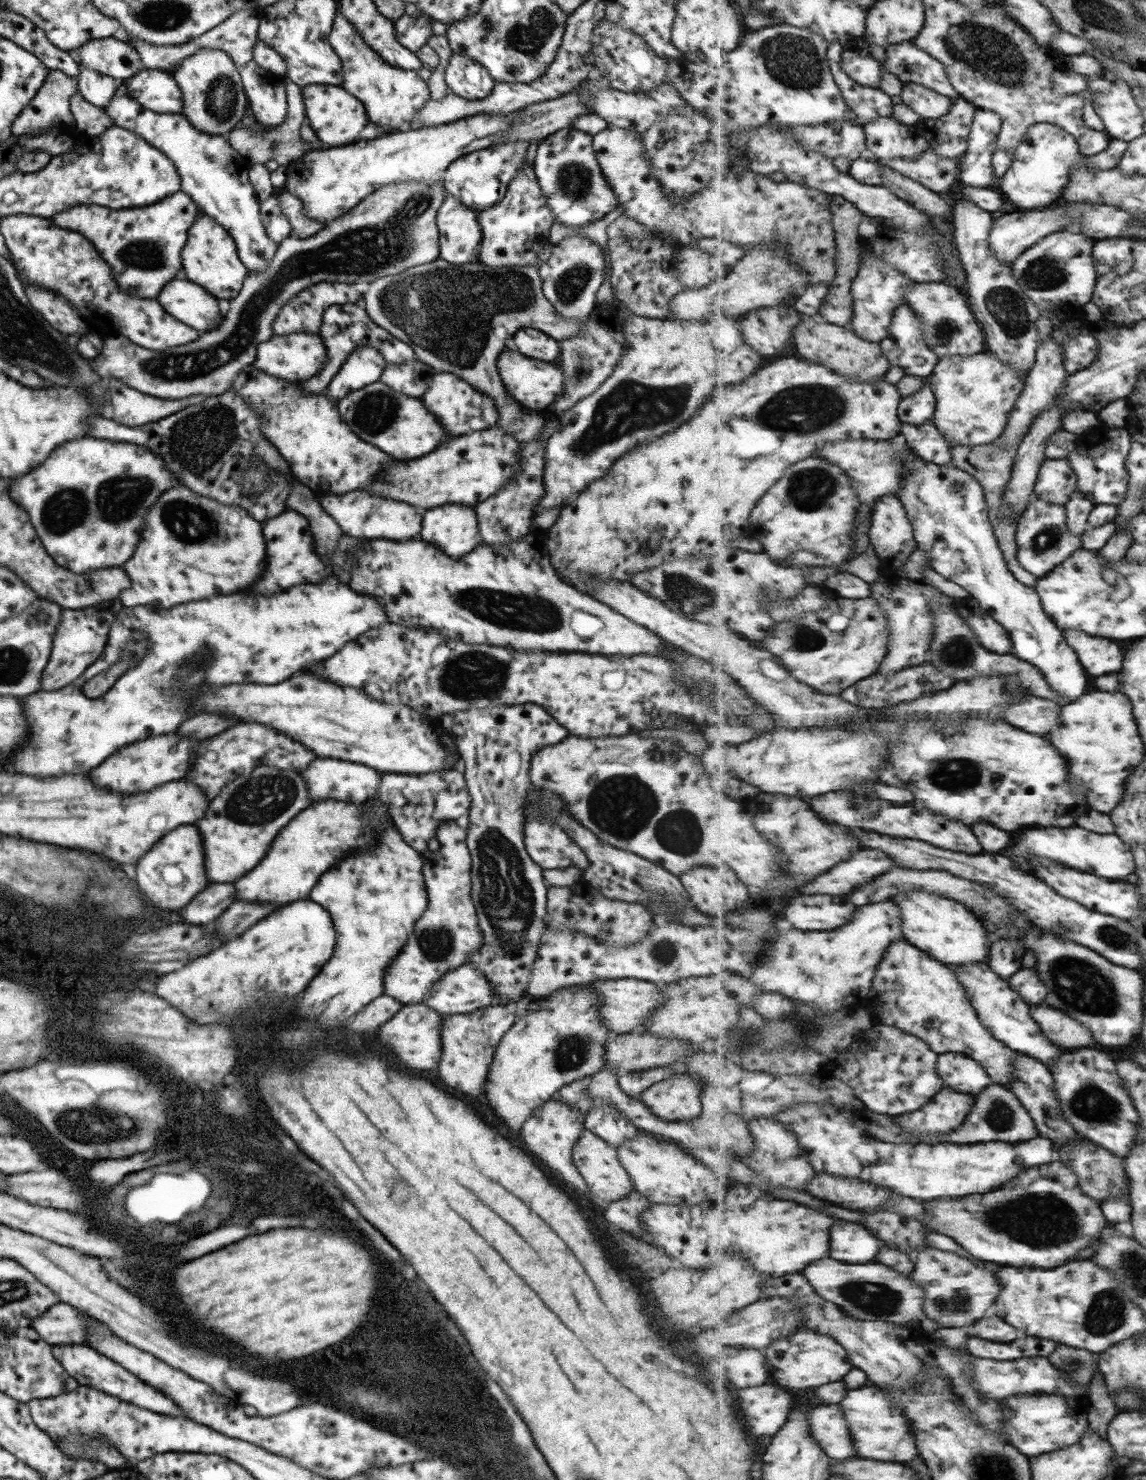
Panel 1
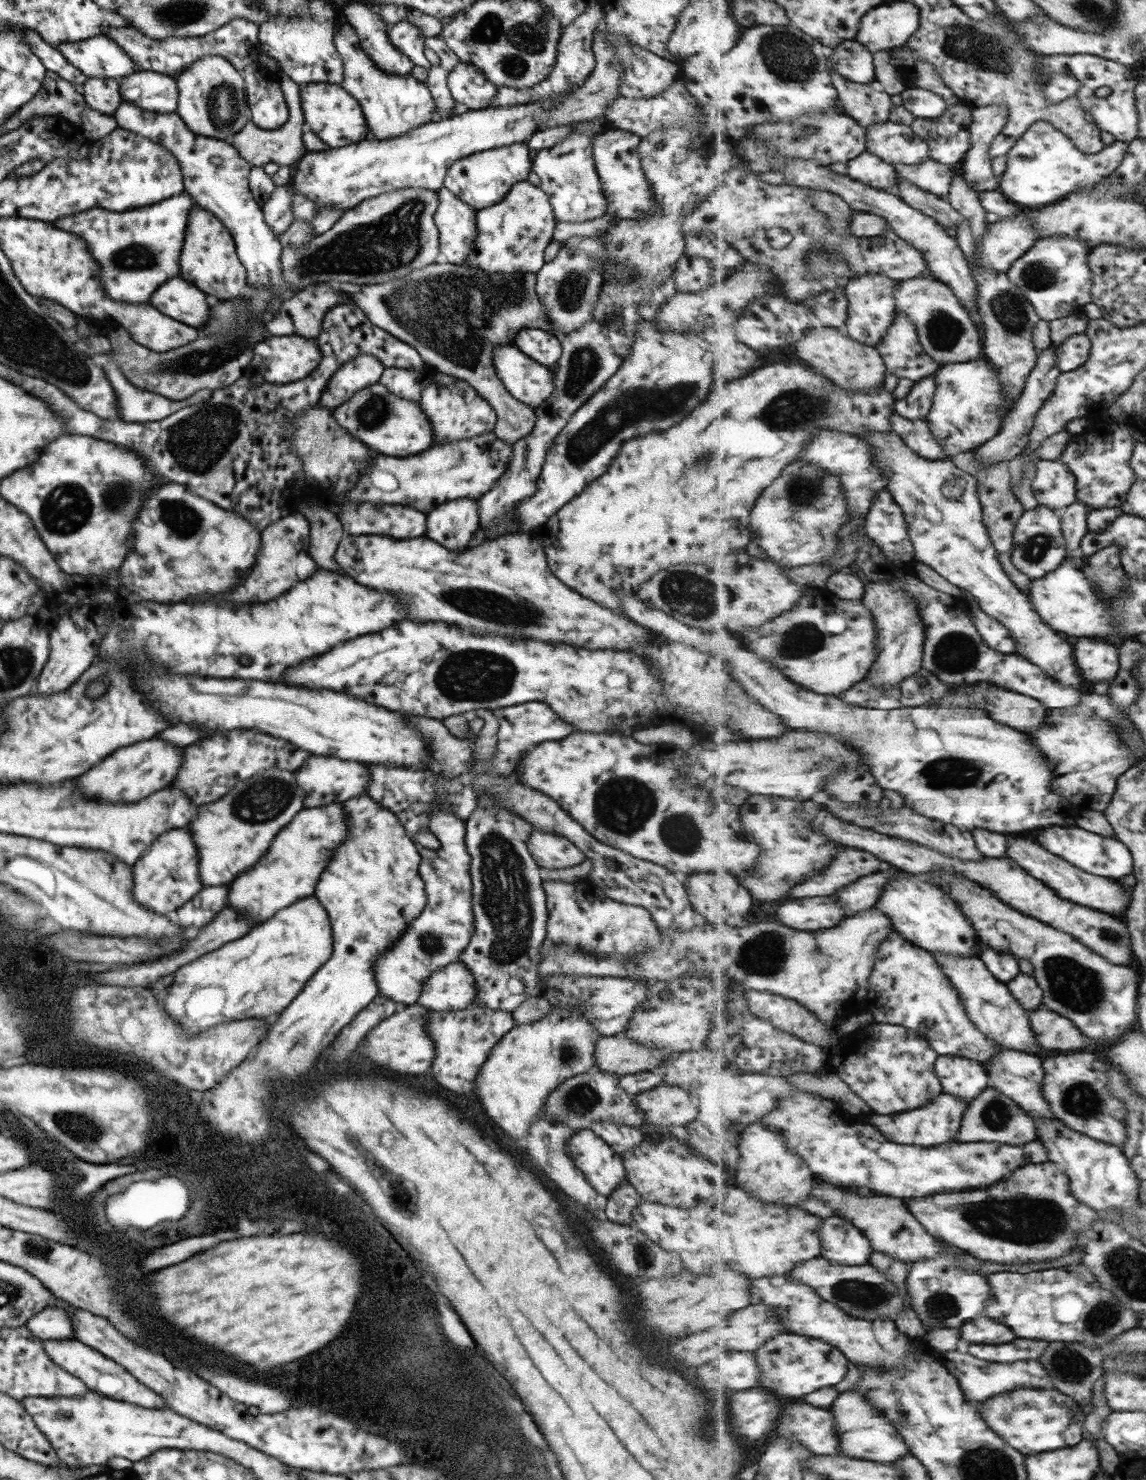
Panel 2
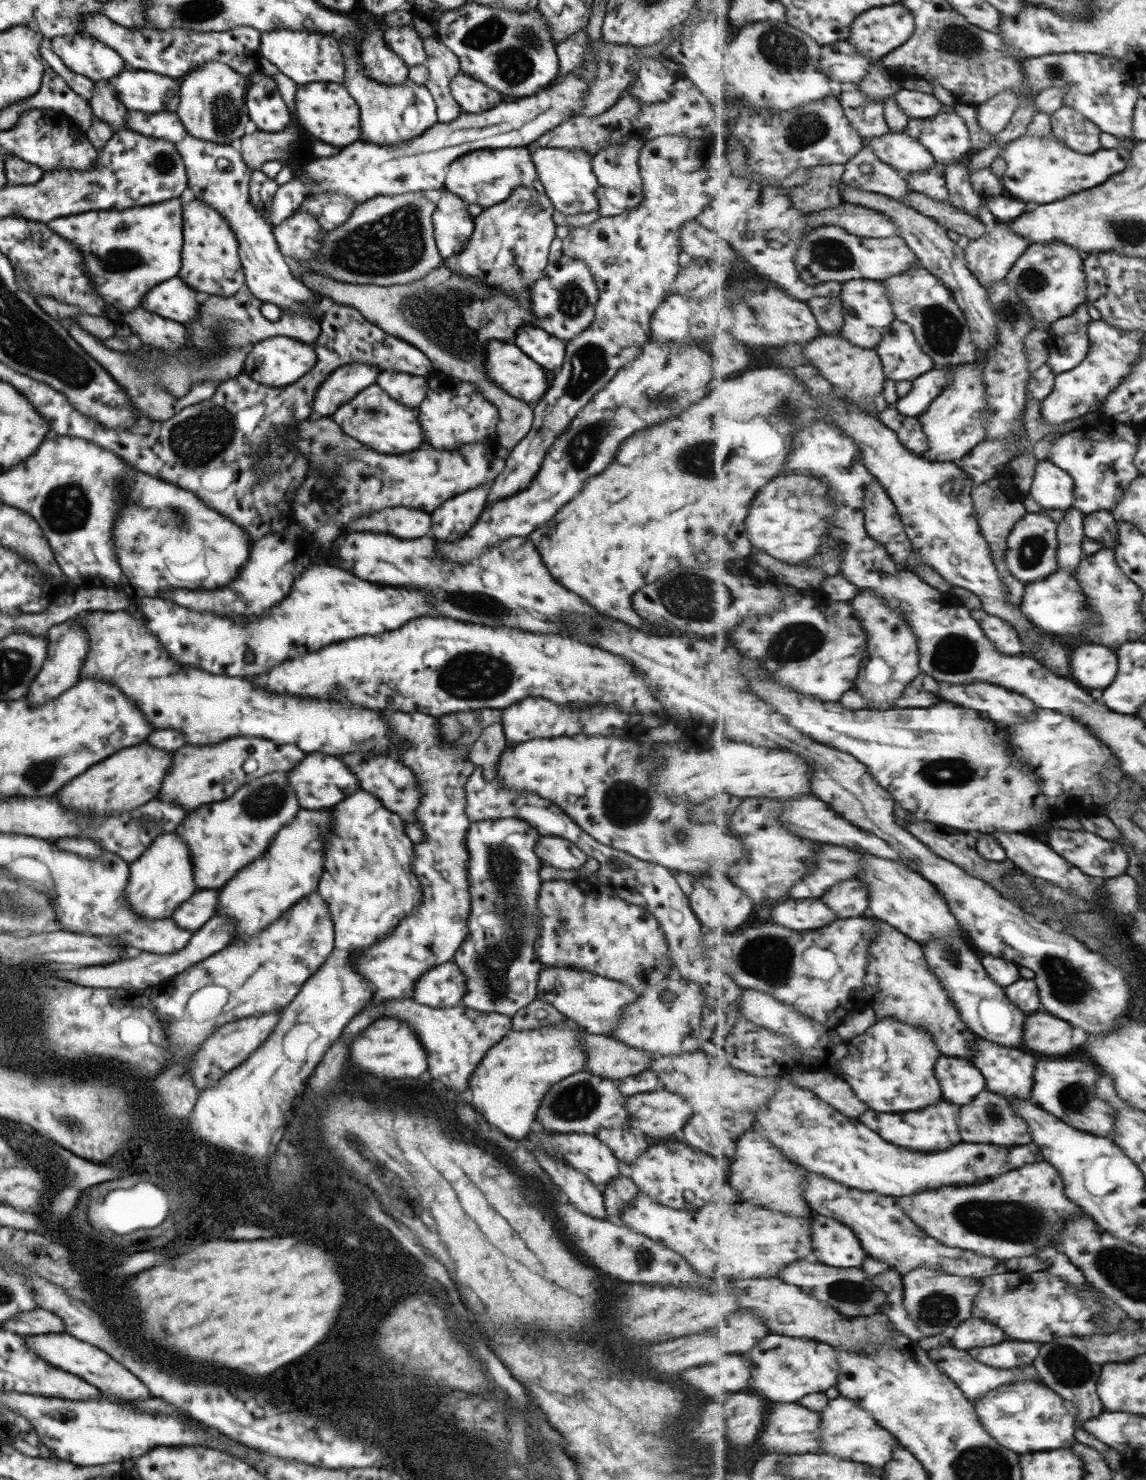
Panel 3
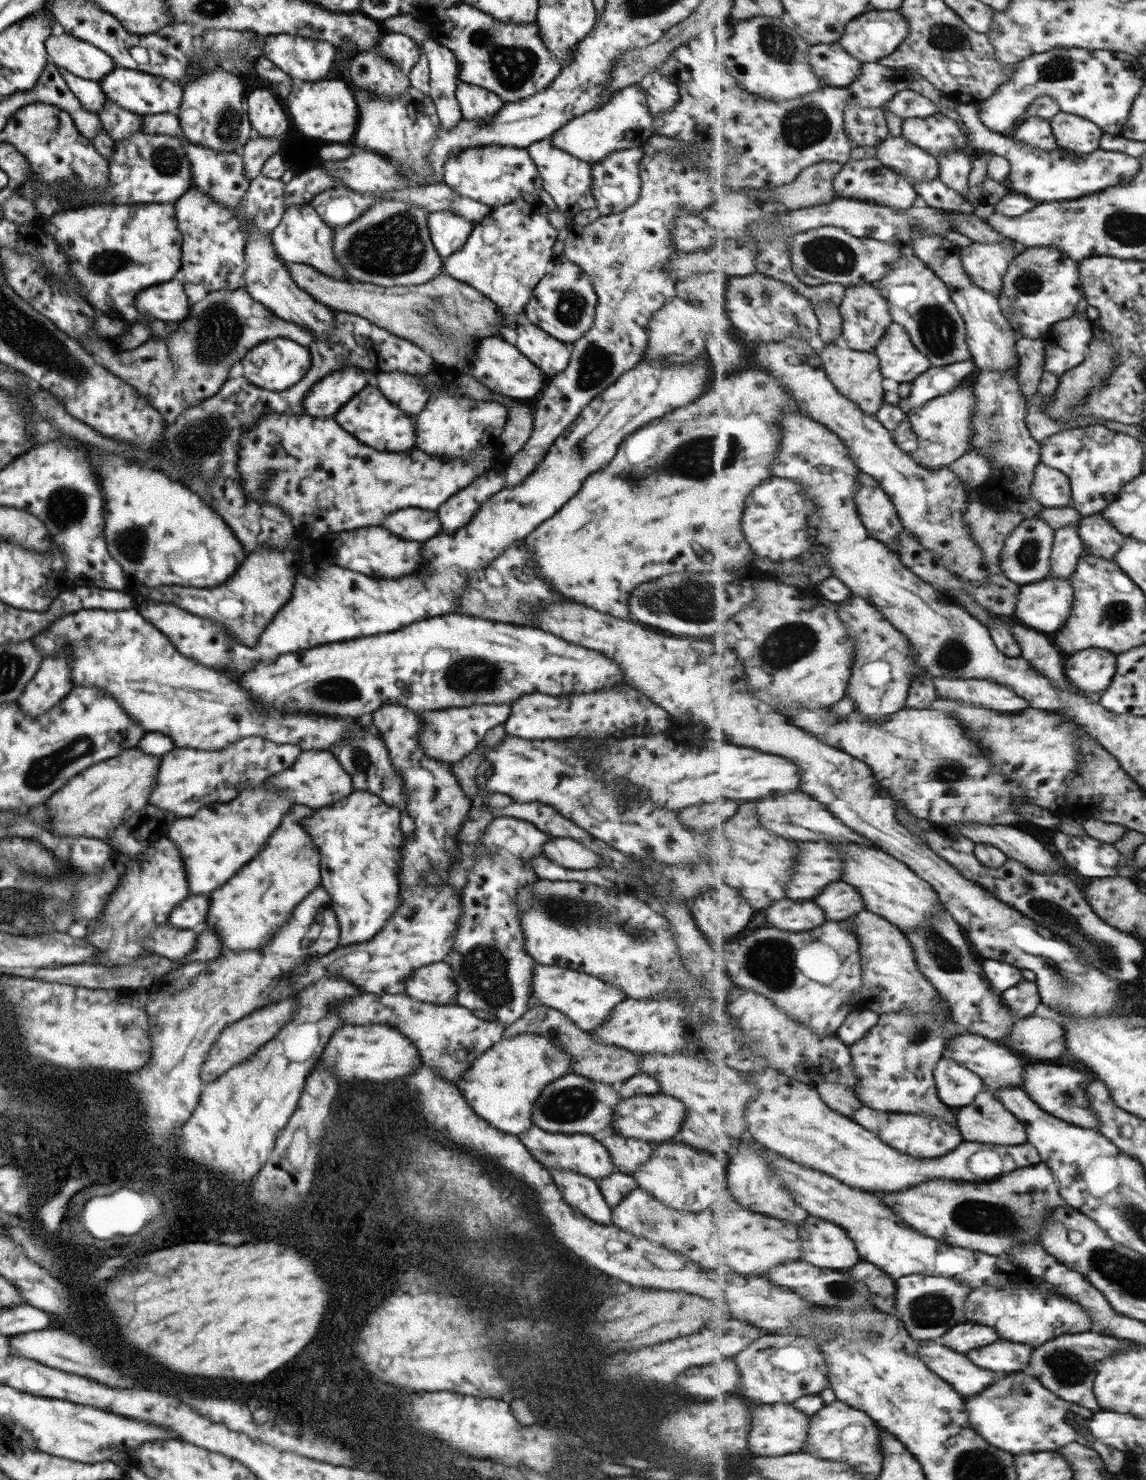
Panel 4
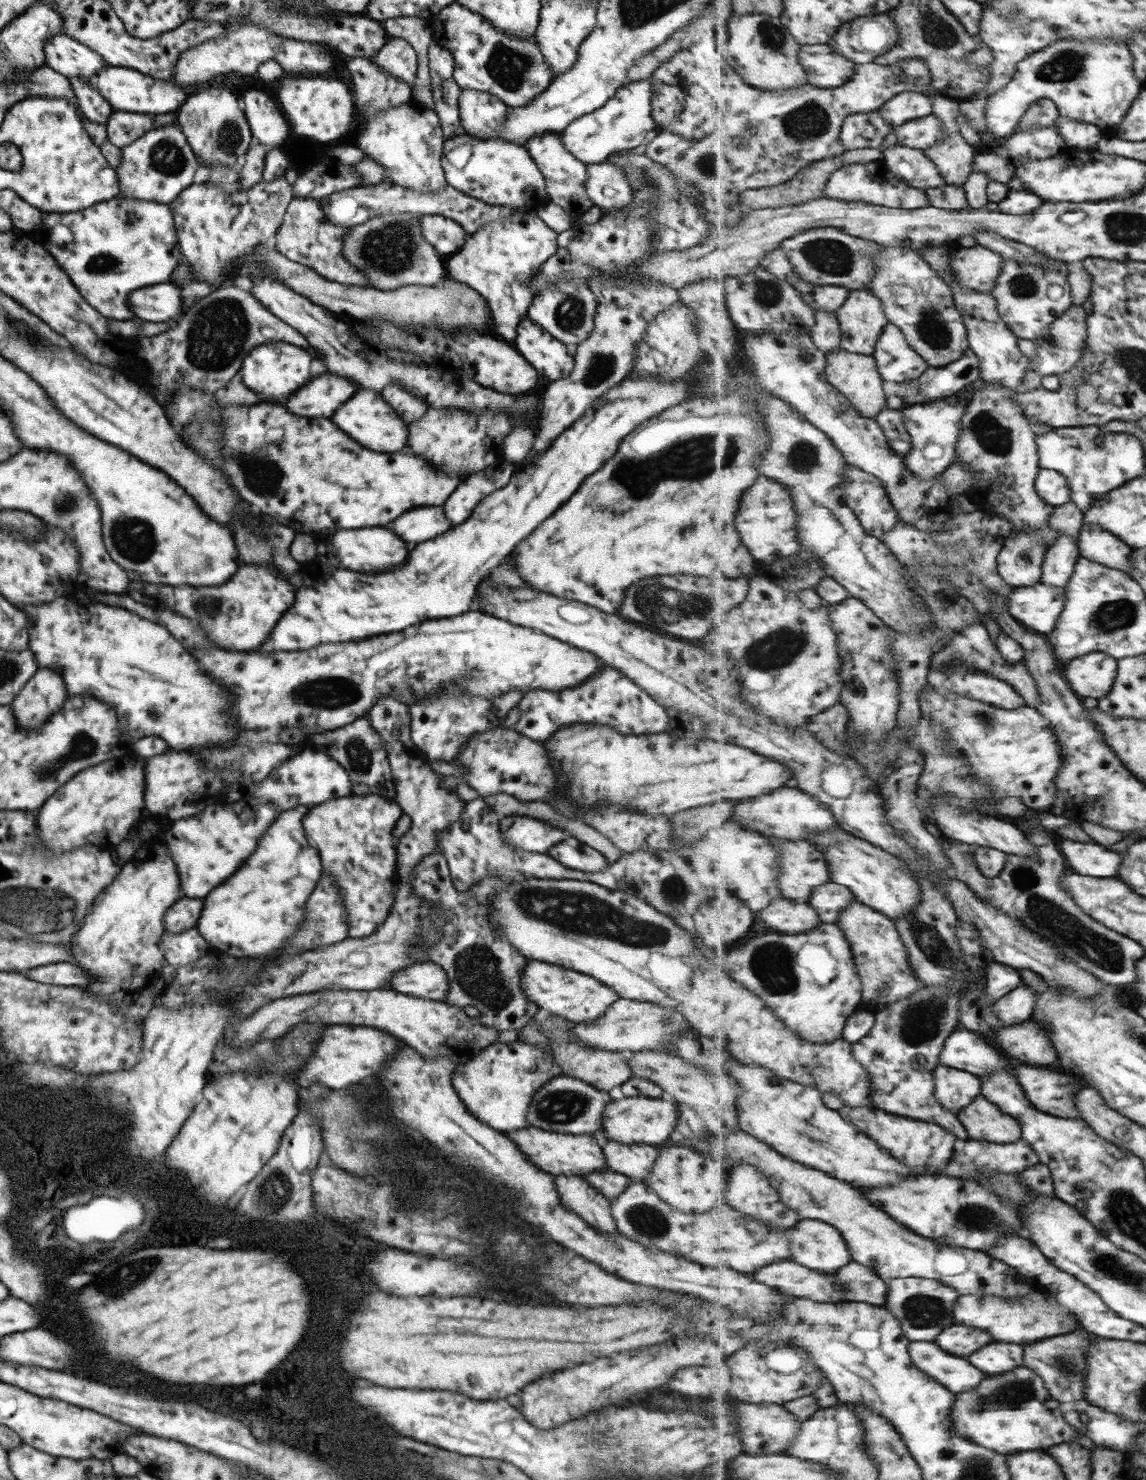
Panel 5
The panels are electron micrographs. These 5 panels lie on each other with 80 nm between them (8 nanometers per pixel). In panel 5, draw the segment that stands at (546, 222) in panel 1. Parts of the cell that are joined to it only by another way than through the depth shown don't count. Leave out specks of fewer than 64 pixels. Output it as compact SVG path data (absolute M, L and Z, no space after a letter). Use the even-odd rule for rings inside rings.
M532 199L522 206L513 208L508 220L490 222L473 234L469 234L460 250L444 262L446 275L449 278L470 286L485 299L491 313L490 335L510 343L515 338L516 326L520 319L526 317L528 306L534 297L528 287L528 280L558 248L556 232L537 216L542 206L542 201Z

